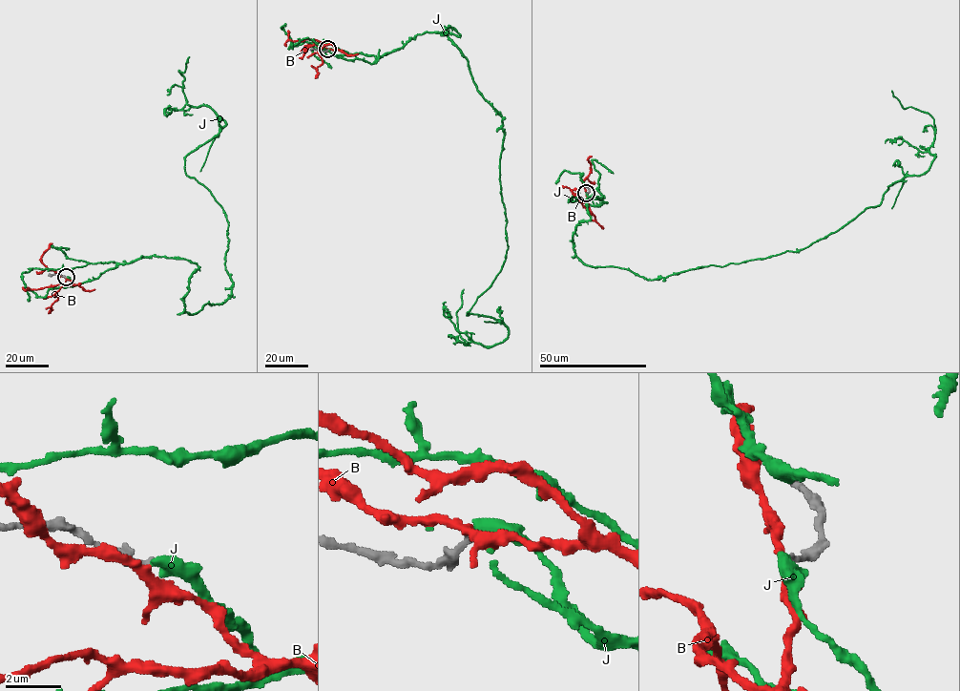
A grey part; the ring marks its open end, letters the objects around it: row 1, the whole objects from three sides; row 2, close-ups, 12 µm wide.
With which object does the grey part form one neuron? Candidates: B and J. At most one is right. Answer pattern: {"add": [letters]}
{"add": ["J"]}

